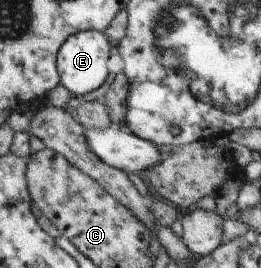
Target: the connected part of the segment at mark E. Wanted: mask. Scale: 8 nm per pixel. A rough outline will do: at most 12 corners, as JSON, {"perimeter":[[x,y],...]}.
{"perimeter":[[104,32],[69,37],[61,83],[78,98],[101,88],[115,51]]}

